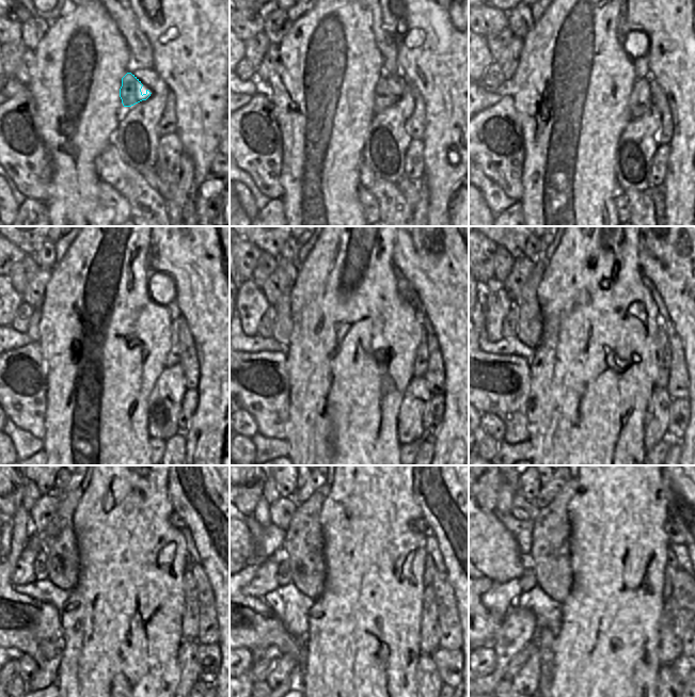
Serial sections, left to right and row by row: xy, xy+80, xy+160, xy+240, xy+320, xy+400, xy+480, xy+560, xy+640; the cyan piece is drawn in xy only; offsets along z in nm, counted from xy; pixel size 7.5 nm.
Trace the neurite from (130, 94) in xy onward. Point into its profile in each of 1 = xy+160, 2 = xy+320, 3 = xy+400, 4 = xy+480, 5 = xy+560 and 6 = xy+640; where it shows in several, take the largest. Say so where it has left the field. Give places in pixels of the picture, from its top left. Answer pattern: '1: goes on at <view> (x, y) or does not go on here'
1: goes on at xy+160 (640, 101)
2: goes on at xy+320 (422, 357)
3: goes on at xy+400 (663, 346)
4: goes on at xy+480 (190, 619)
5: goes on at xy+560 (429, 624)
6: goes on at xy+640 (670, 647)

